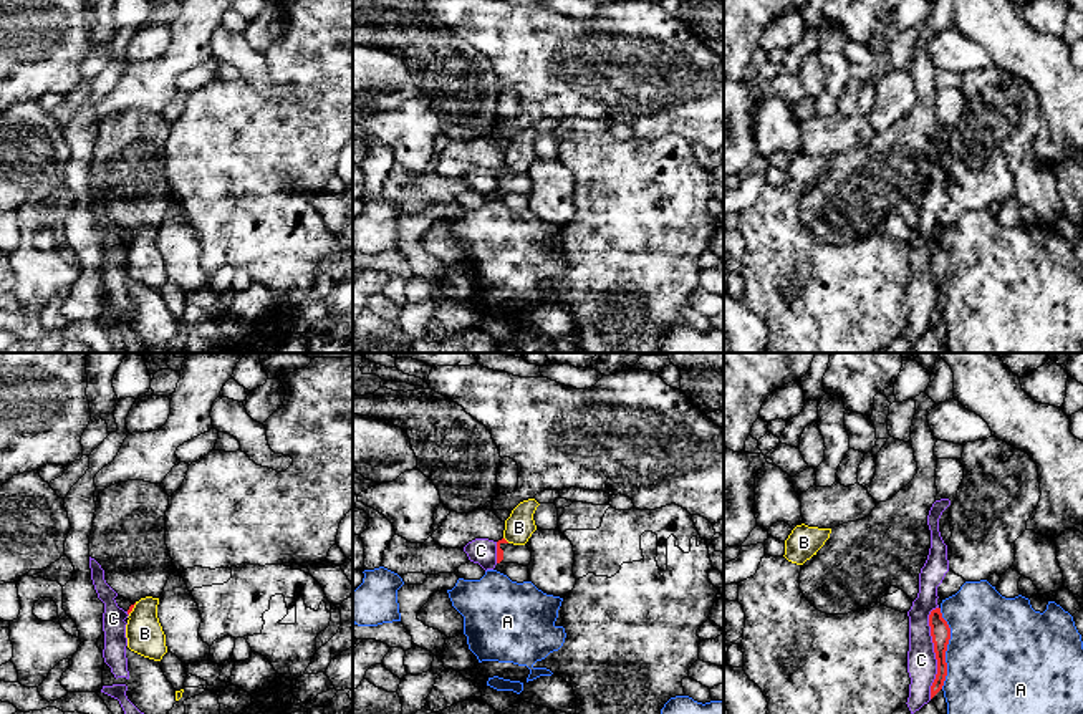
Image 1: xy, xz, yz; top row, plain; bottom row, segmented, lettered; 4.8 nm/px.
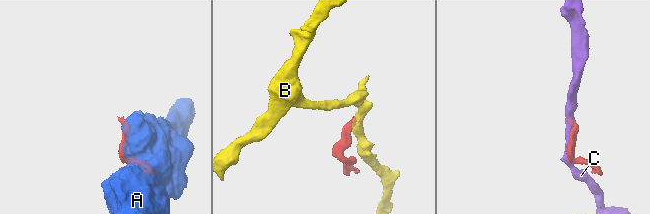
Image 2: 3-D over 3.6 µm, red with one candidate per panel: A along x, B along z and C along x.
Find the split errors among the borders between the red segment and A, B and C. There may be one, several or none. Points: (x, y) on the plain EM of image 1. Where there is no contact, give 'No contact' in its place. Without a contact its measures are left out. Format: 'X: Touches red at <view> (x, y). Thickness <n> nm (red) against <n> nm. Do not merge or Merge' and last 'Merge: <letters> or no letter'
A: Touches red at yz (946, 277). Thickness 100 nm (red) against 480 nm. Do not merge
B: Touches red at xy (133, 236). Thickness 20 nm (red) against 180 nm. Do not merge
C: Touches red at yz (934, 280). Thickness 100 nm (red) against 140 nm. Do not merge
Merge: no letter

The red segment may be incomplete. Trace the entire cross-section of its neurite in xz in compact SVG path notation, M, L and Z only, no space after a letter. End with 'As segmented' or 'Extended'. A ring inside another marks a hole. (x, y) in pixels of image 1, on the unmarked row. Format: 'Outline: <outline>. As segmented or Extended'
Outline: M505 167L497 171L497 192L518 192L528 195L532 191L532 181L527 174L513 174Z. Extended

